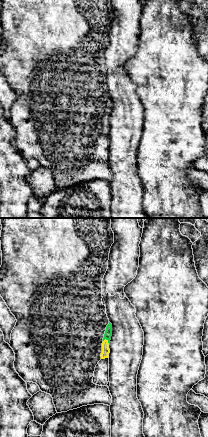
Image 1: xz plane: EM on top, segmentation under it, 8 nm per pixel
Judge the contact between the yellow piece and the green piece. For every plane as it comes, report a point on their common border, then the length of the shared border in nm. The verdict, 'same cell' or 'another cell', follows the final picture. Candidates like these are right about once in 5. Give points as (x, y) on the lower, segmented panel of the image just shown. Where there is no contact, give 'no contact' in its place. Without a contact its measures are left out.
contact (107, 341); length 70 nm

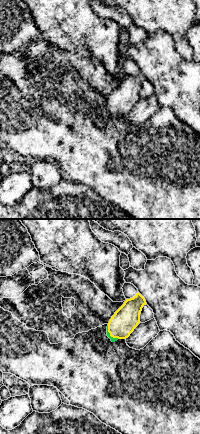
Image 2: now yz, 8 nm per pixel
contact (110, 335); length 140 nm

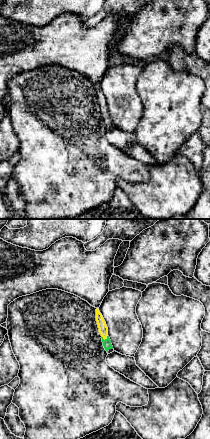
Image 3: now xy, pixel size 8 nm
contact (105, 338); length 50 nm

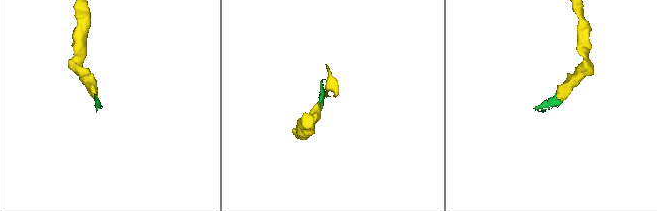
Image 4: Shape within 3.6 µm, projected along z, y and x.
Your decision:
same cell

